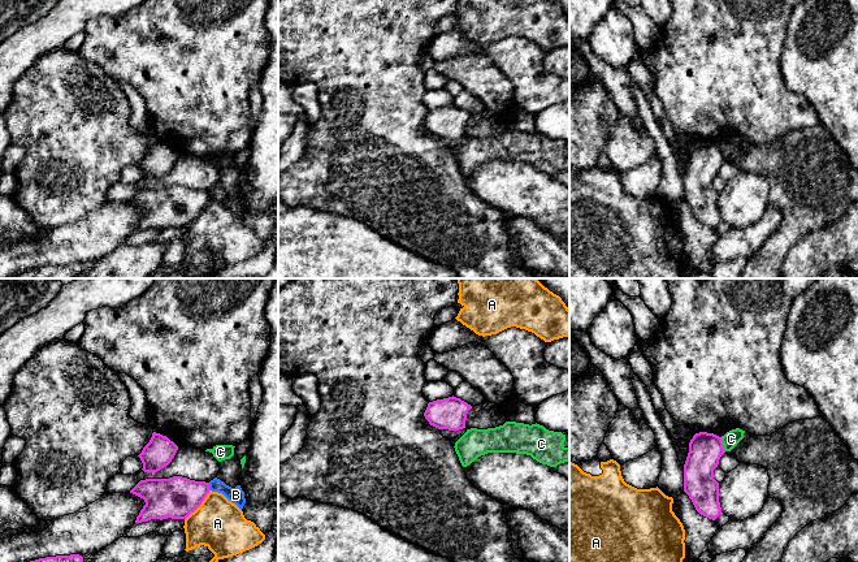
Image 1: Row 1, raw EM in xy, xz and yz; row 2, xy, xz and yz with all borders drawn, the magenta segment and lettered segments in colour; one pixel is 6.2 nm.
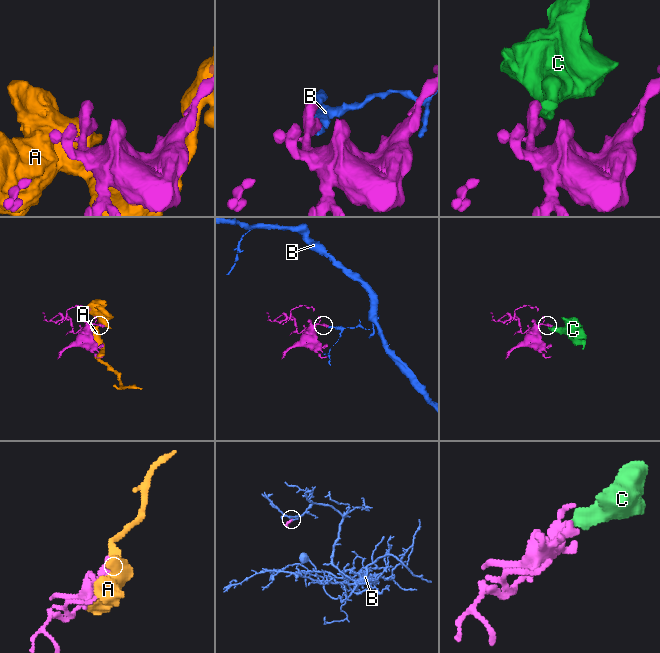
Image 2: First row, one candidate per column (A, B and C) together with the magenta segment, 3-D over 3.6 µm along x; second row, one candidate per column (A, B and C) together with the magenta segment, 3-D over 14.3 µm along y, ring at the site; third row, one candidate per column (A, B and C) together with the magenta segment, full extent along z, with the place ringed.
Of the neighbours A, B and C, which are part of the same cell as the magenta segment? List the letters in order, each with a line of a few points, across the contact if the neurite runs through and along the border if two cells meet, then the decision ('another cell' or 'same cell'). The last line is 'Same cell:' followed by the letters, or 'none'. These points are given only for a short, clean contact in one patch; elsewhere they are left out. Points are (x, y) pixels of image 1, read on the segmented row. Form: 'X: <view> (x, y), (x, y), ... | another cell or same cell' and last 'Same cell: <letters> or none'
A: another cell
B: xy (208, 483), (211, 489) | another cell
C: yz (720, 437), (722, 446), (726, 450) | another cell
Same cell: none

